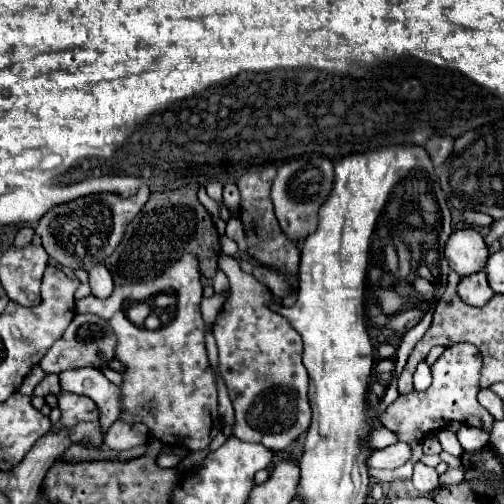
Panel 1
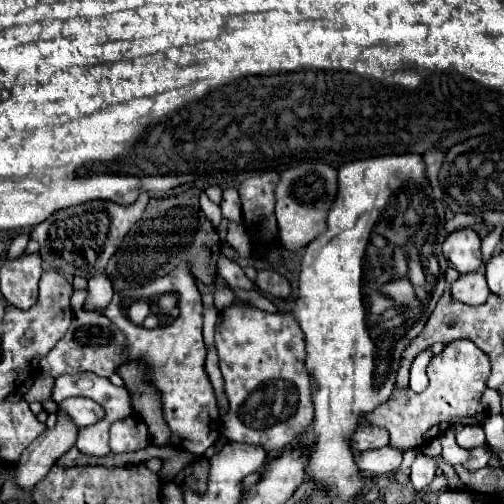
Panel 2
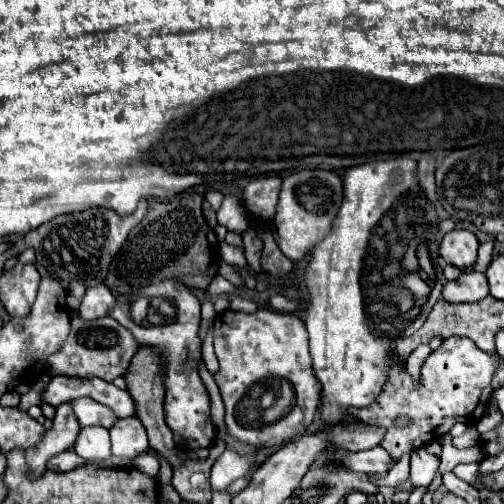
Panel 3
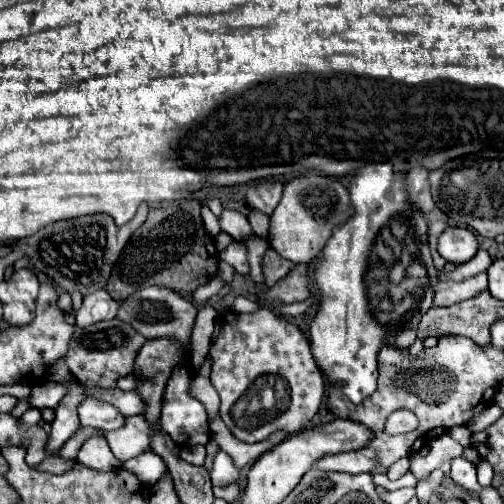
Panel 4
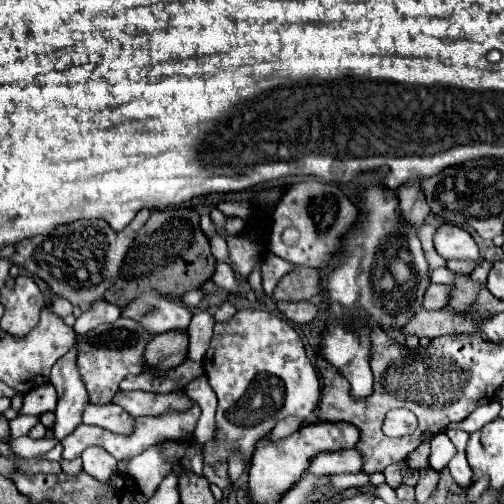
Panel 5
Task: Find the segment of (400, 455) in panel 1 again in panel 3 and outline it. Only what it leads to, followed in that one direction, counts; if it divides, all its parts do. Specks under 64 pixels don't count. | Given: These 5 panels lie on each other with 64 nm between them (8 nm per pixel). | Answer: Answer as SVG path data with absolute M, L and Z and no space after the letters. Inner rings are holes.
M372 448L356 454L344 454L344 468L352 472L366 472L366 474L376 474L382 476L386 474L396 460L384 450L384 448Z

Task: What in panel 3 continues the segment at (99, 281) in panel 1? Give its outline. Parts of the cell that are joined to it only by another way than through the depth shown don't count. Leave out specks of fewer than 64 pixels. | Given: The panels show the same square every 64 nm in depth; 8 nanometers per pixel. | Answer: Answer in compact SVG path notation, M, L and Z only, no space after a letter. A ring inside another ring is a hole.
M98 282L96 286L90 286L82 298L80 304L80 316L82 318L98 318L110 314L114 304L114 296L108 290L104 282Z

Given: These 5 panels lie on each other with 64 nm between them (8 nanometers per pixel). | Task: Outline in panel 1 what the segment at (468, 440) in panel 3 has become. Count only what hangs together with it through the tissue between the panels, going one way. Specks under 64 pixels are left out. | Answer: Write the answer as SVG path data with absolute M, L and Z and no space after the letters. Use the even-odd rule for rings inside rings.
M462 426L458 430L458 440L460 440L464 452L478 452L488 444L488 434L484 434L472 426Z

